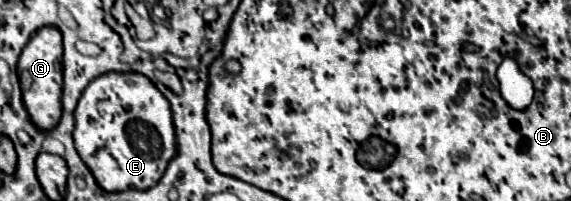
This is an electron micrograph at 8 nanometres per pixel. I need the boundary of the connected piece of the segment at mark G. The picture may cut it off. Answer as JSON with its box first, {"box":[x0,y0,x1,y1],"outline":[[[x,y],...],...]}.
{"box":[18,26,62,132],"outline":[[[46,26],[36,32],[36,36],[22,50],[18,62],[18,78],[22,88],[22,100],[32,124],[42,132],[56,128],[62,116],[62,36],[58,34],[58,30]]]}

